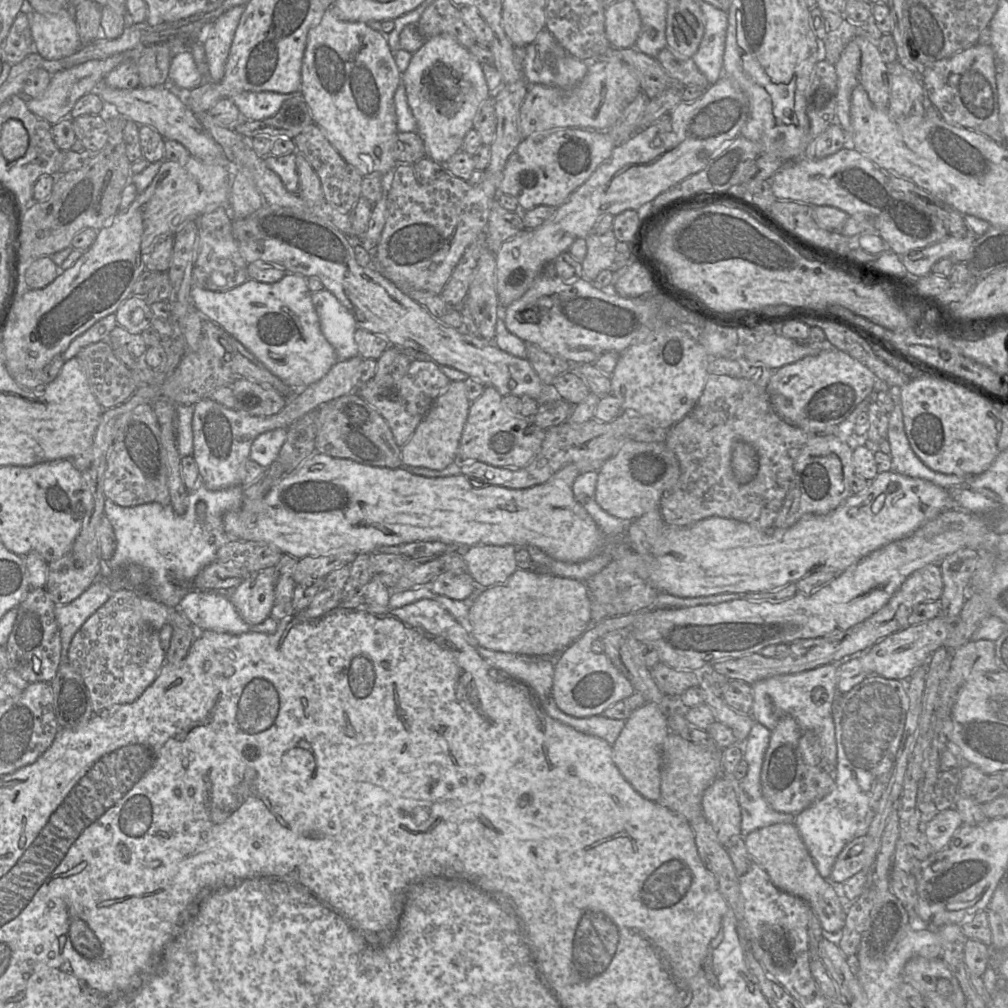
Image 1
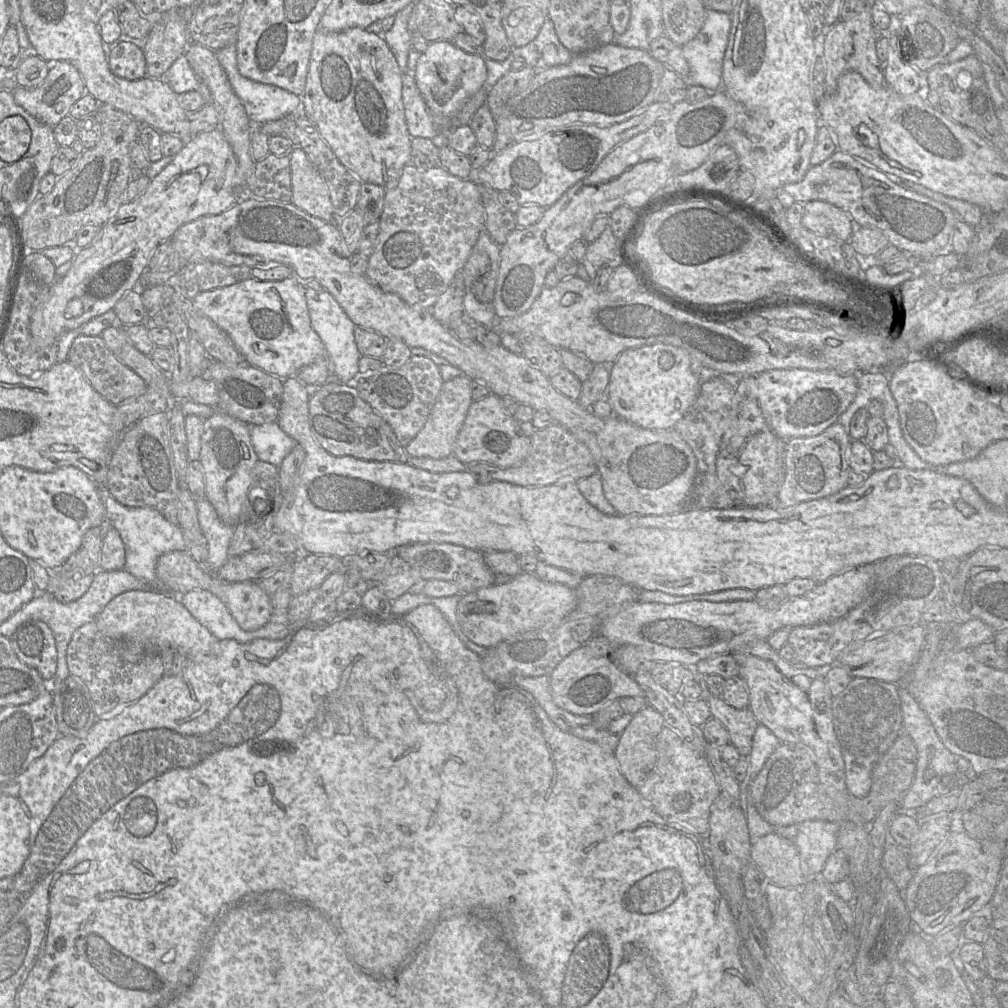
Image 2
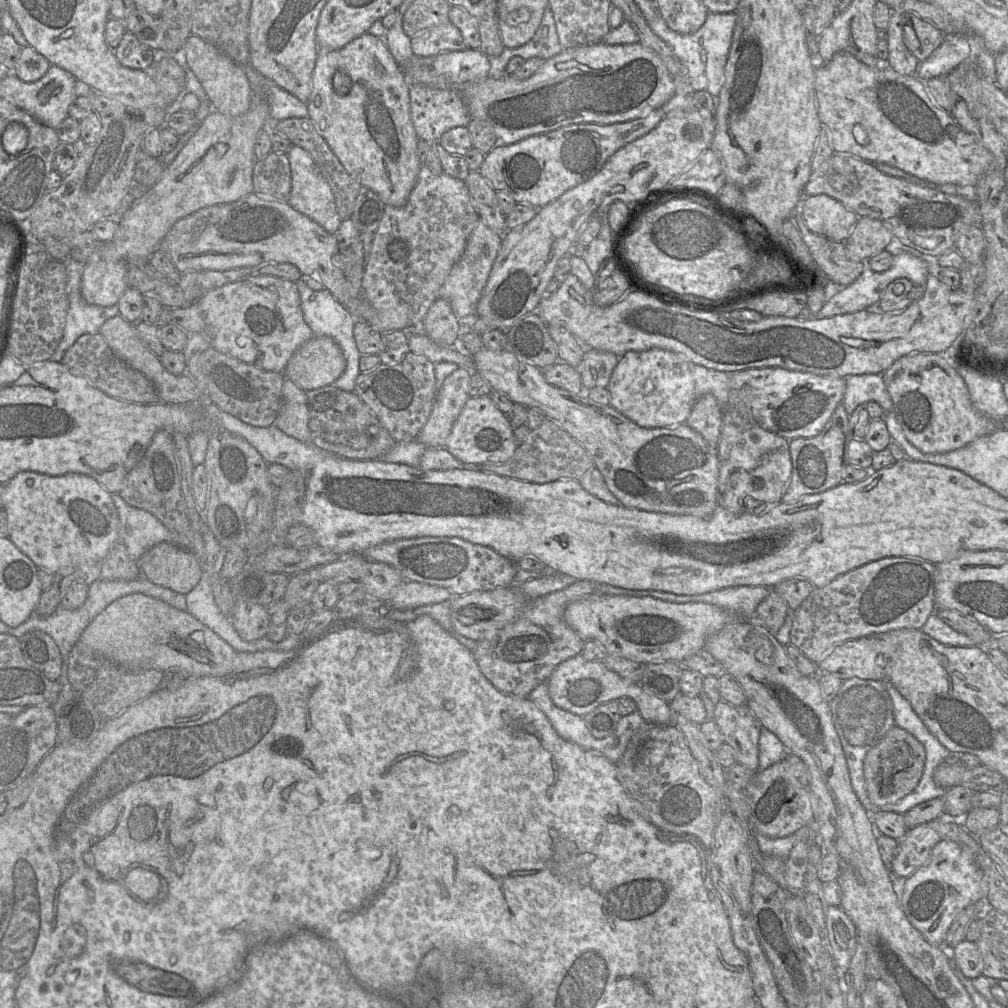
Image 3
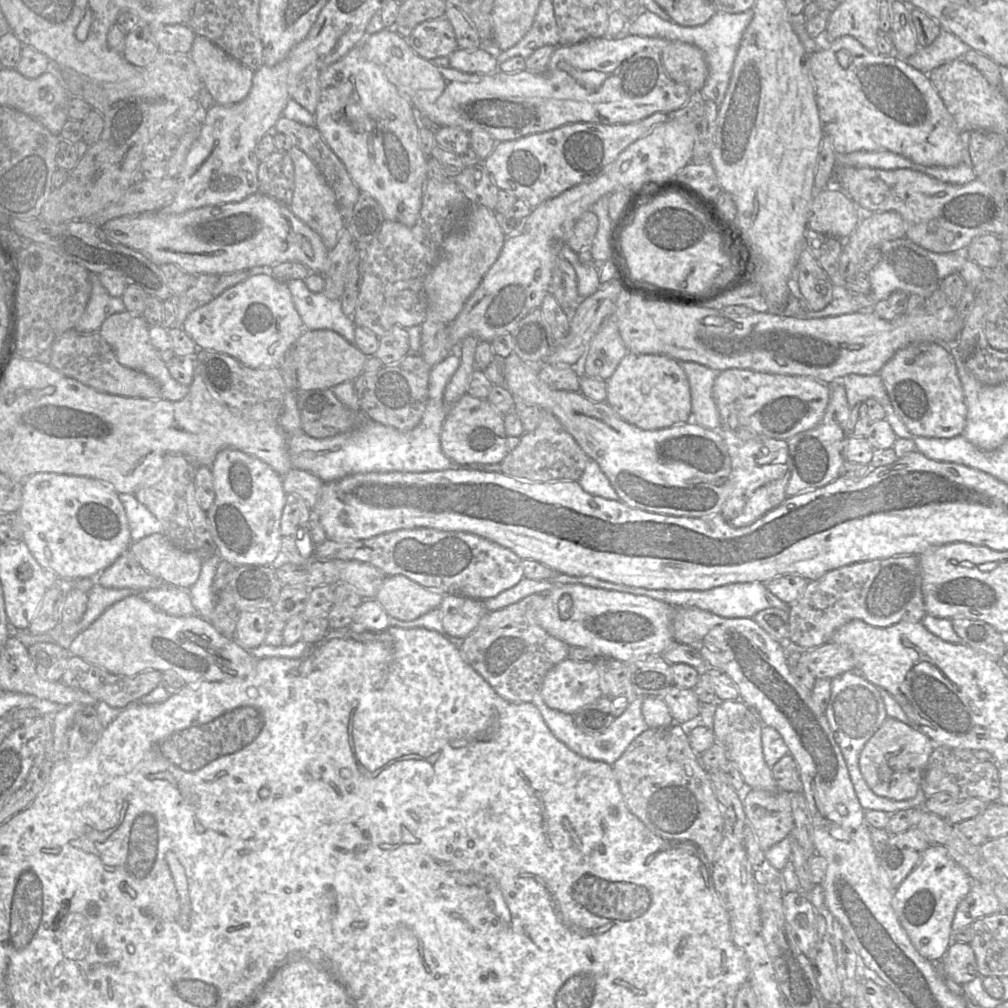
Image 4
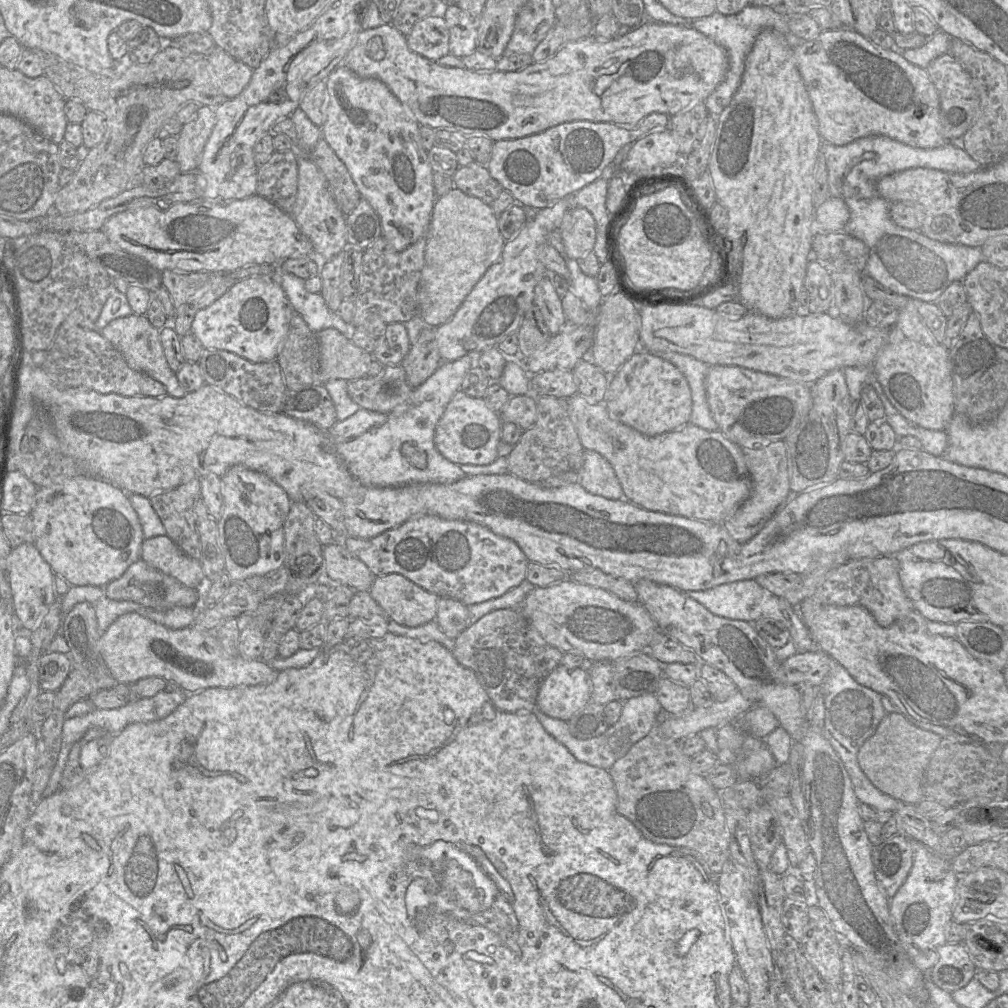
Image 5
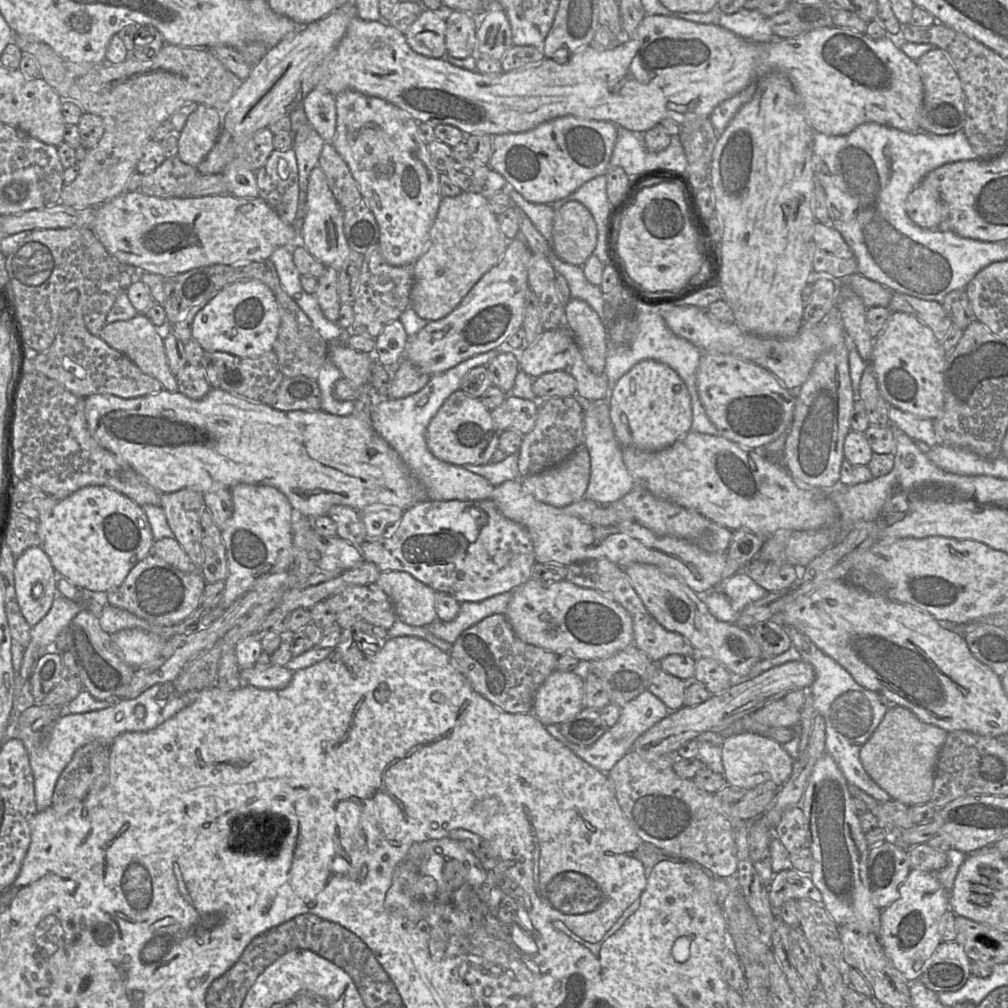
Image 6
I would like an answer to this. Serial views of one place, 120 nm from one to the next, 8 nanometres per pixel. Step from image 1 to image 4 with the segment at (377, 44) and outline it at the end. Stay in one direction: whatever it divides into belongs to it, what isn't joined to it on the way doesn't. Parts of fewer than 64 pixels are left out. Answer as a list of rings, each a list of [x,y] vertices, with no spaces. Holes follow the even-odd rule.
[[[362,45],[324,67],[319,73],[320,97],[314,113],[315,126],[324,141],[344,164],[352,181],[381,206],[386,220],[408,227],[415,225],[422,206],[422,192],[427,177],[427,156],[419,147],[420,121],[407,97],[391,83],[377,64],[366,59]]]

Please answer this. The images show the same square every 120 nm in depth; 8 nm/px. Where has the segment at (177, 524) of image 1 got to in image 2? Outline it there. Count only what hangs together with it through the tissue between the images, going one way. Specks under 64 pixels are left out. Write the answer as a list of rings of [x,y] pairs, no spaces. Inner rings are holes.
[[[99,486],[99,495],[104,503],[106,520],[119,533],[125,546],[124,570],[149,584],[156,591],[167,593],[156,574],[158,558],[168,552],[187,550],[179,525],[170,523],[160,512],[152,508],[126,507],[119,503],[106,486]]]

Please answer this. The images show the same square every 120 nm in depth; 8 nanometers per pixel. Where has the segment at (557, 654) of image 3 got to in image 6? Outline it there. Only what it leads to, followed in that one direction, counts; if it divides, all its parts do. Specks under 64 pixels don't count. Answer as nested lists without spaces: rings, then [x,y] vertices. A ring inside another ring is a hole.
[[[493,614],[463,631],[453,643],[450,657],[471,687],[497,708],[509,713],[532,713],[534,696],[540,685],[557,669],[558,655],[520,640],[505,614]]]

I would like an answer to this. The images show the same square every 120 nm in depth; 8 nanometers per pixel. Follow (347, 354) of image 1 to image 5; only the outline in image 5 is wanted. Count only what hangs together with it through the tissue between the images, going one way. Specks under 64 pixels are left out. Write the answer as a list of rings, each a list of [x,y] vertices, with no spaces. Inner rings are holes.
[[[275,266],[275,279],[284,290],[292,308],[299,314],[309,329],[317,333],[327,328],[334,328],[351,340],[356,329],[352,323],[347,324],[336,313],[327,307],[319,293],[310,293],[305,289],[305,280],[283,272]]]

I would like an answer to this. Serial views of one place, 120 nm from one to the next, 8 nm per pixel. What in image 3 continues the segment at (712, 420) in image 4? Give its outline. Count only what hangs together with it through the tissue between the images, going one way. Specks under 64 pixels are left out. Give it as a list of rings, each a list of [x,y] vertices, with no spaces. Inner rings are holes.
[[[696,364],[691,365],[691,373],[697,397],[708,393],[714,395],[724,411],[728,402],[731,374]]]

